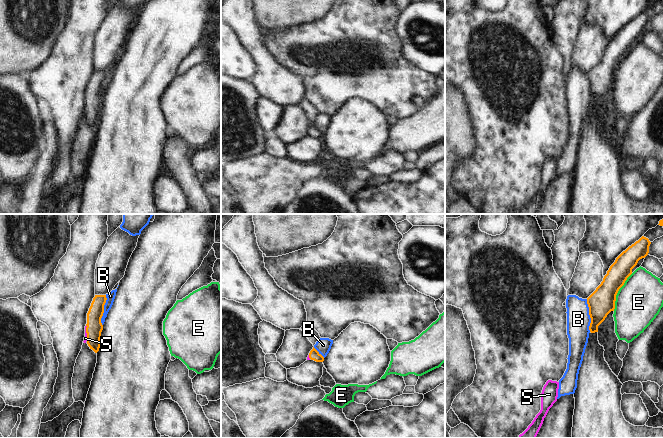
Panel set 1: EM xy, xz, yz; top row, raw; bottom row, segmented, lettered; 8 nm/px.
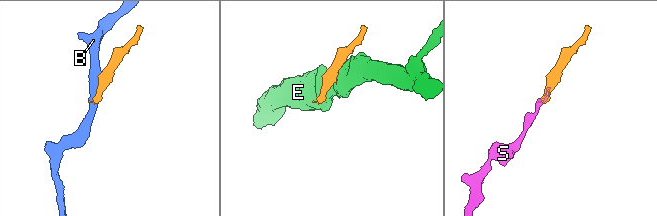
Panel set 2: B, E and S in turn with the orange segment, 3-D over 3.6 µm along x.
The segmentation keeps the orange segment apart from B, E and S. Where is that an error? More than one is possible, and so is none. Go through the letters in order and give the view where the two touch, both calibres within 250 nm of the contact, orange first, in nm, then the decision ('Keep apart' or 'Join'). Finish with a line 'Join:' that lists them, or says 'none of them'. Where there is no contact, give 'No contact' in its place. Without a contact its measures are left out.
B: Touches orange in yz. Thickness 220 nm (orange) against 190 nm. Keep apart
E: Touches orange in yz. Thickness 220 nm (orange) against 360 nm. Keep apart
S: Touches orange in xy. Thickness 130 nm (orange) against 30 nm. Join
Join: S

